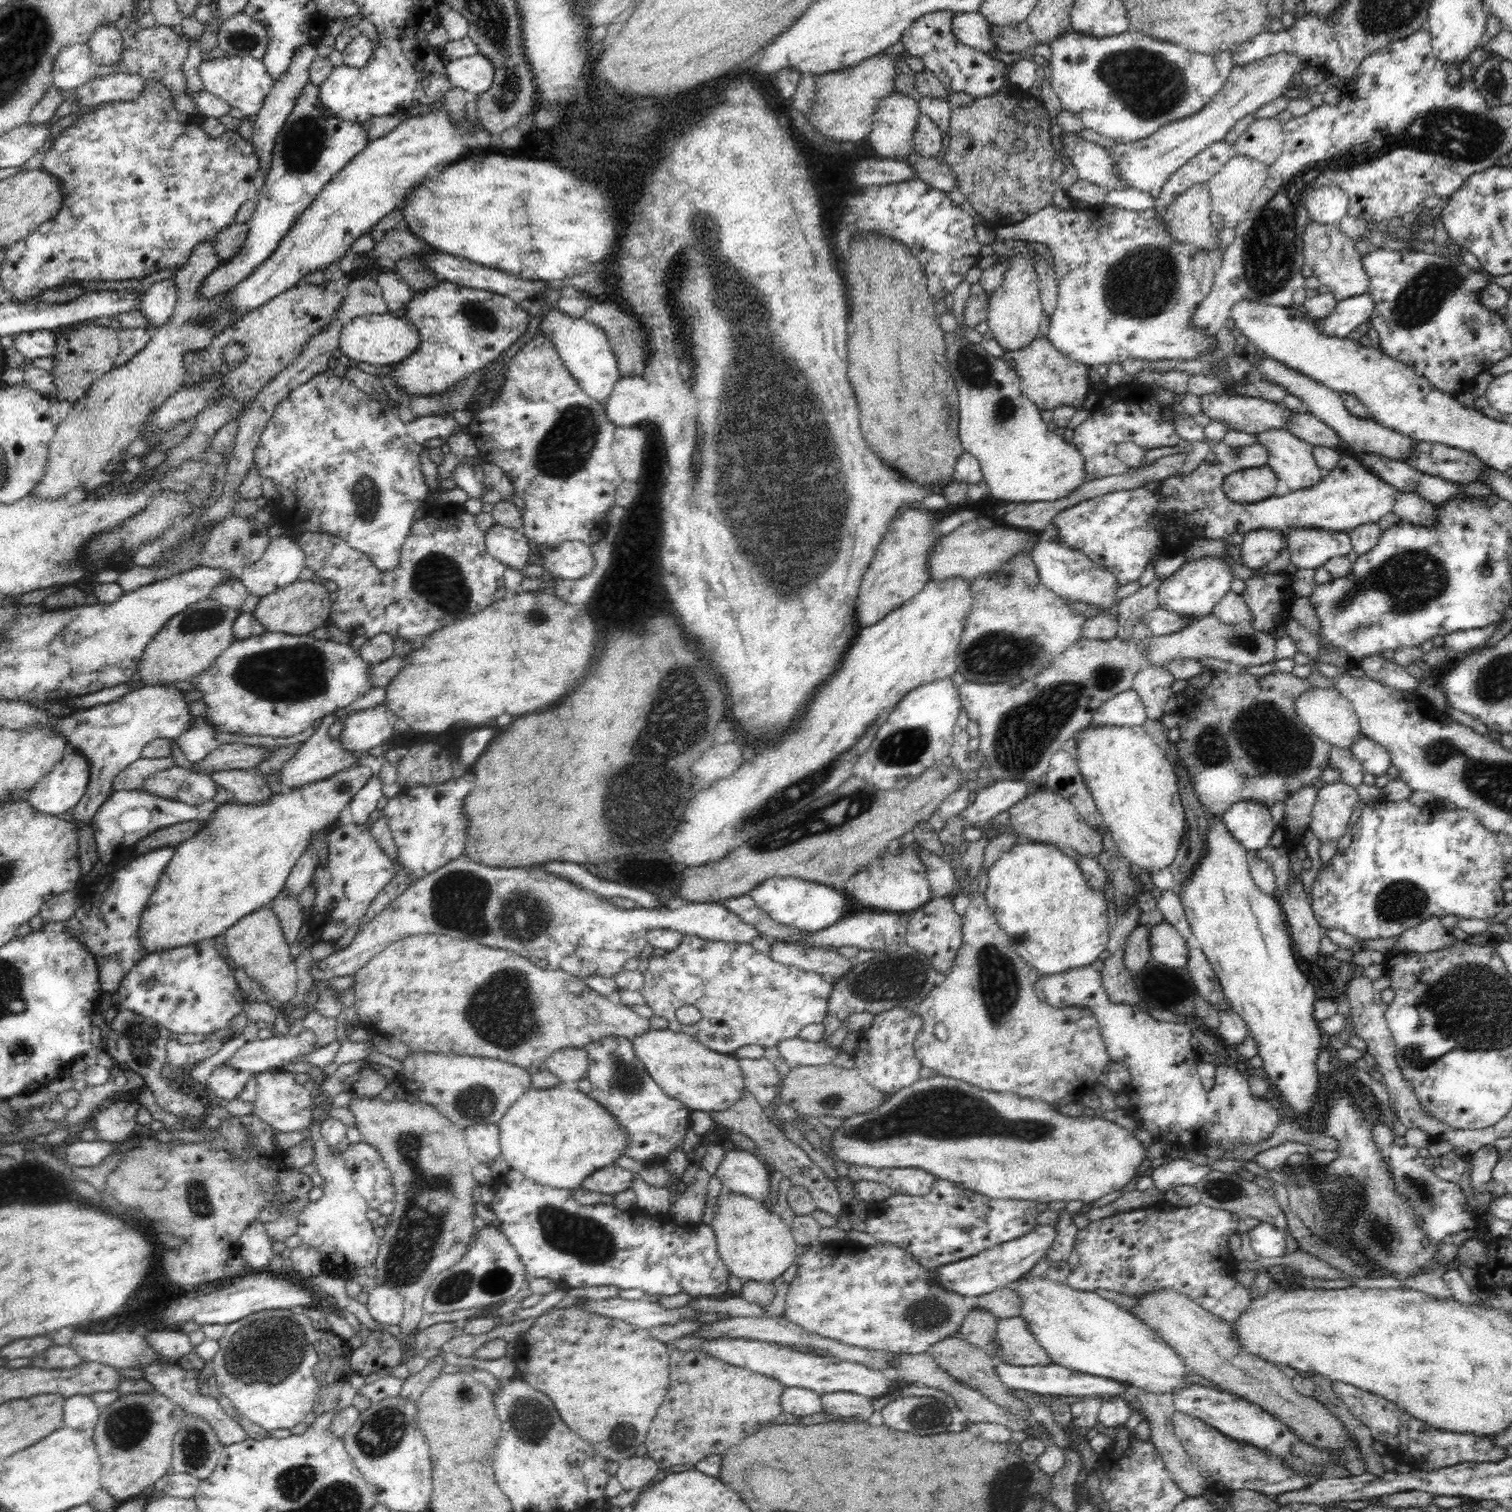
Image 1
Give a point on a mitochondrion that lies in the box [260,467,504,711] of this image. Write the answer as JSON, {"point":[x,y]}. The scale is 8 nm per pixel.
{"point":[438,577]}

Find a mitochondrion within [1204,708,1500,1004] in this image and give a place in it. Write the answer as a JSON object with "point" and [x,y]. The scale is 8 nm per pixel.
{"point":[1402,900]}

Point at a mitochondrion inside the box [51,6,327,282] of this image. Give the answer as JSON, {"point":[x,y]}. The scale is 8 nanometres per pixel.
{"point":[243,41]}

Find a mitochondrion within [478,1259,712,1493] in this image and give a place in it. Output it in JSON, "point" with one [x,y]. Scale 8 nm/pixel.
{"point":[531,1420]}

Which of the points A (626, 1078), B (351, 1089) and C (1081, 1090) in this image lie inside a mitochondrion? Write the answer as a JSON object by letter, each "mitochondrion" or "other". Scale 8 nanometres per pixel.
{"A":"mitochondrion","B":"other","C":"other"}

